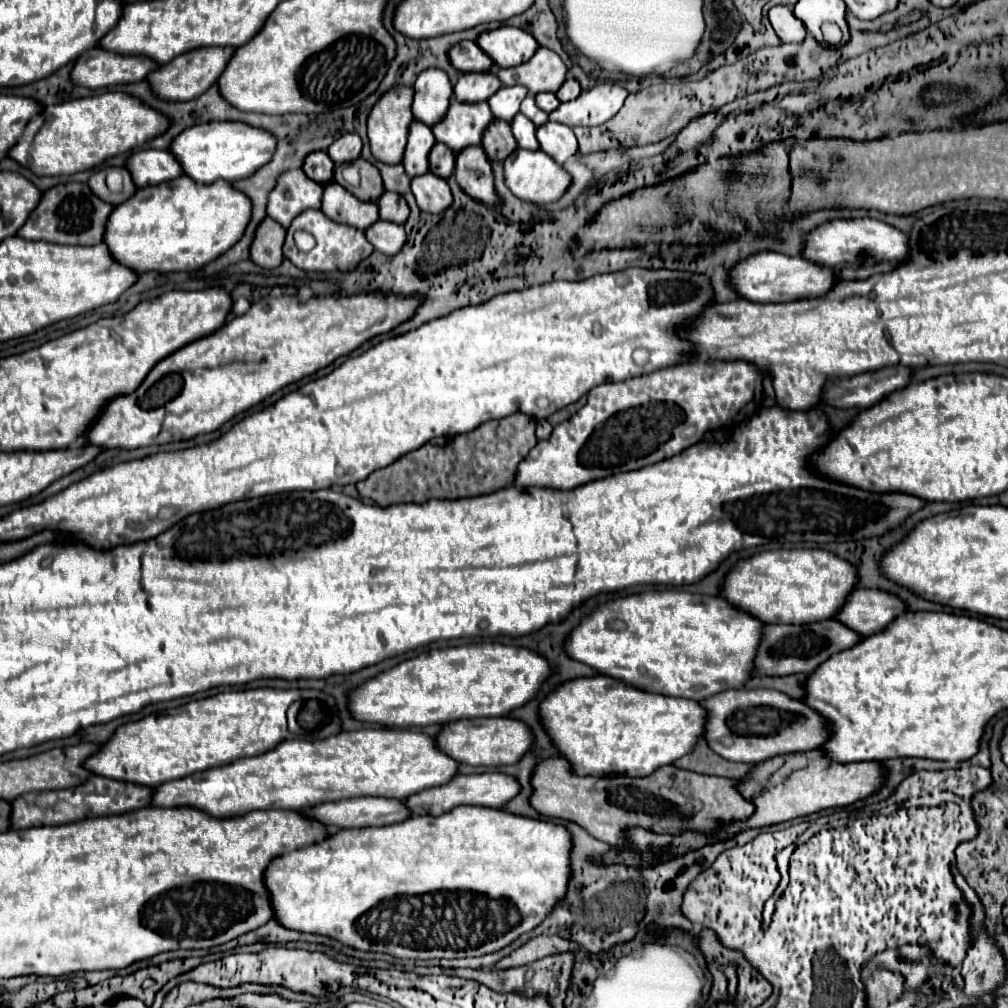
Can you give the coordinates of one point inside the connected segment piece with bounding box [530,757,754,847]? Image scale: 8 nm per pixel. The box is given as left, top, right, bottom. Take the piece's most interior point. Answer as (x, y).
(670, 800)

